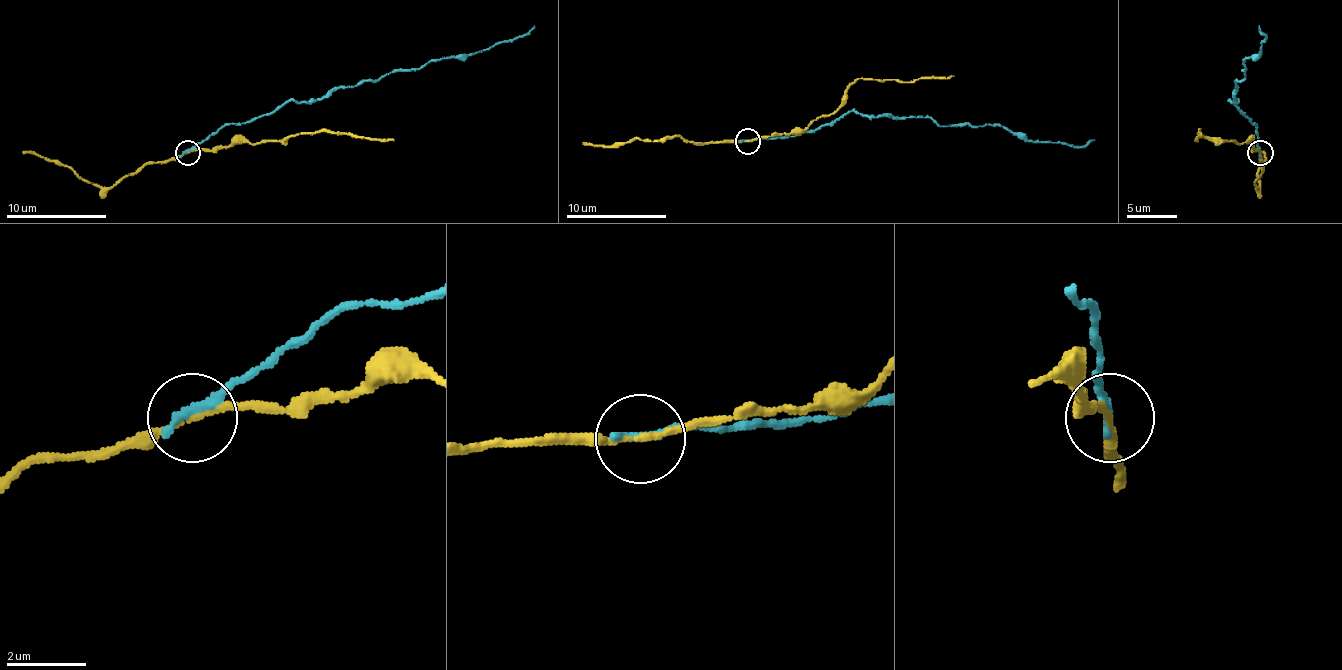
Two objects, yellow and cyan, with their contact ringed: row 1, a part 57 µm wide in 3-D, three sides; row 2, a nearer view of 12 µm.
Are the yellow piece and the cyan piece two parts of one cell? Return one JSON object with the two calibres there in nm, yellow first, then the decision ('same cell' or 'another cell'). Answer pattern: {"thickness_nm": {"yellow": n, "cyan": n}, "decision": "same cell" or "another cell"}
{"thickness_nm": {"yellow": 130, "cyan": 280}, "decision": "another cell"}

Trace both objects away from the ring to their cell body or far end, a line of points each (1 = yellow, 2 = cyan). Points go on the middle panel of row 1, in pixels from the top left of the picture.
1: (747, 142), (805, 129), (815, 119), (830, 117), (845, 91), (857, 79), (915, 81), (953, 76)
2: (747, 142), (832, 124), (852, 112), (930, 117), (940, 127), (998, 124), (1036, 142), (1084, 147), (1094, 139)

